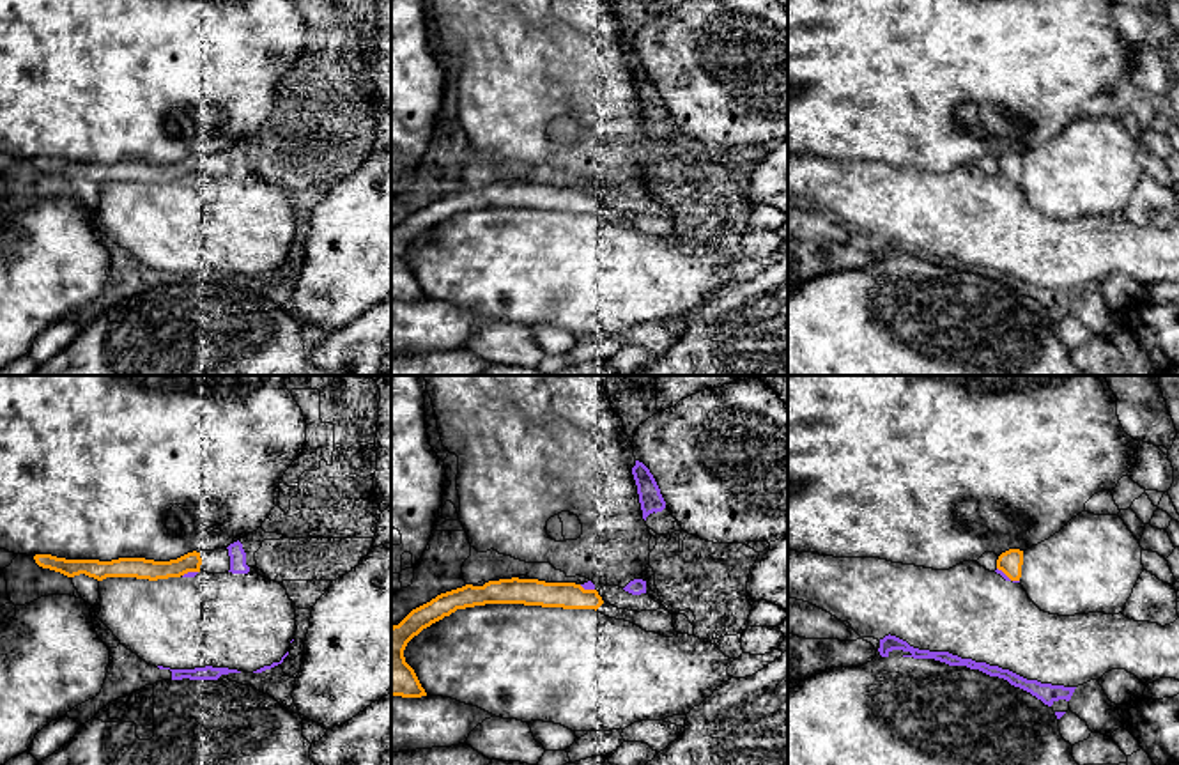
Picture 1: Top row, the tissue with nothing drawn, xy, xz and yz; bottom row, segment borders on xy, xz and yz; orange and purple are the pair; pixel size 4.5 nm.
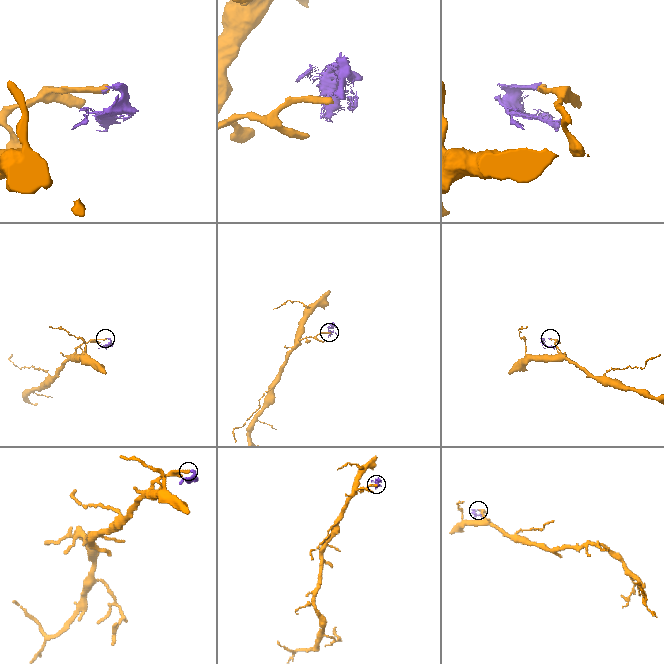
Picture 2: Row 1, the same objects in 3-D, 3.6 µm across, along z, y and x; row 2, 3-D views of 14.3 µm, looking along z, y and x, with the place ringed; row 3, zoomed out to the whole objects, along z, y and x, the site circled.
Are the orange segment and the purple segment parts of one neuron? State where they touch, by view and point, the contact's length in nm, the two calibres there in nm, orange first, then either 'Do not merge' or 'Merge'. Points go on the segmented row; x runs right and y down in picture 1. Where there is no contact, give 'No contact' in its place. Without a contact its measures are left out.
Touches orange at yz (1008, 576). Shared border 120 nm. Thickness 110 nm (orange) against 20 nm. Do not merge

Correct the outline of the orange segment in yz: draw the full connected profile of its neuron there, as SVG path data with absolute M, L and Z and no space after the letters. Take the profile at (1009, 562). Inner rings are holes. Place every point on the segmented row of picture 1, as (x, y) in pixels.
M1009 549L997 560L997 568L1002 570L1011 581L1020 581L1023 565L1023 551Z

